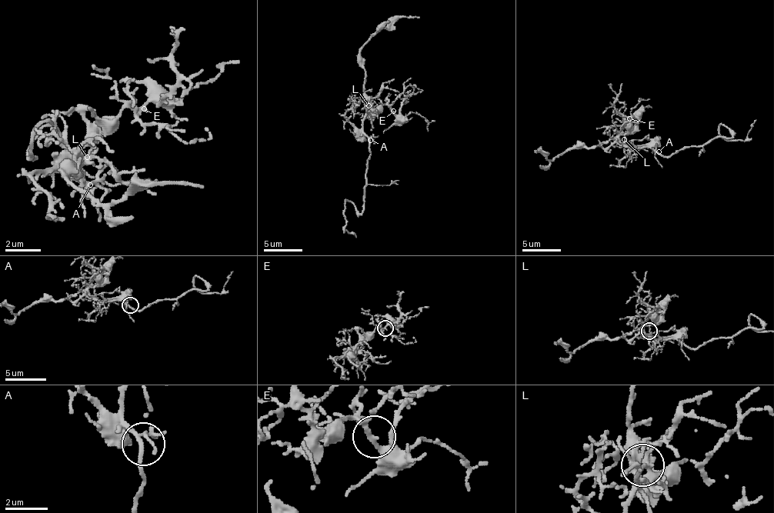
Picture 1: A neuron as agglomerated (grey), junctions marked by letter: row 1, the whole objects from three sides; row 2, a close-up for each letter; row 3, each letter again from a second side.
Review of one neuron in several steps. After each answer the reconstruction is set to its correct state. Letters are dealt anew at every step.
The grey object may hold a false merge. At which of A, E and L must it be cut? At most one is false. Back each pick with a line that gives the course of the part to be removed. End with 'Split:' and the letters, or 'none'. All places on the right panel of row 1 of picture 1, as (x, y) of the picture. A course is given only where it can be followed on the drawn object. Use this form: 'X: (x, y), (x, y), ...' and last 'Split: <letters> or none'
Split: none

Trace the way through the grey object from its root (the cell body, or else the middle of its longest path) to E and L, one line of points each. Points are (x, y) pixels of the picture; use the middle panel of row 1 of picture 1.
E: (368, 138), (362, 131), (366, 107), (378, 109), (385, 103), (393, 111)
L: (368, 138), (362, 131), (362, 118), (368, 105)

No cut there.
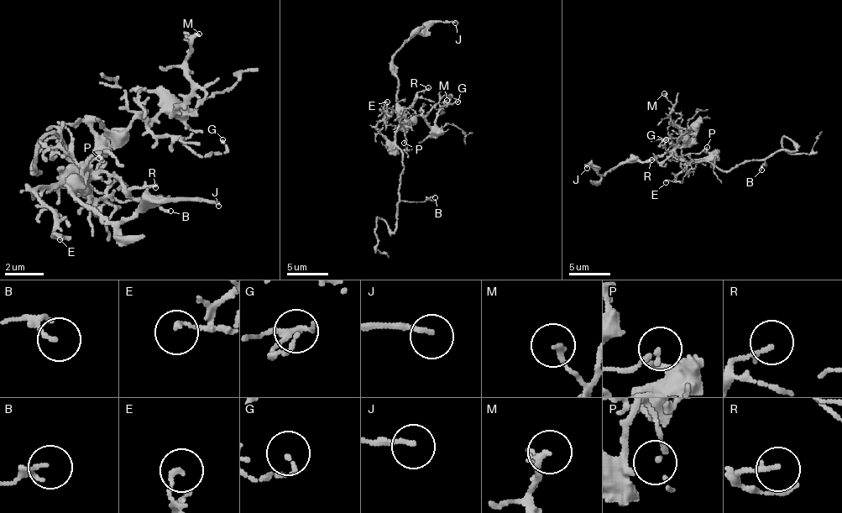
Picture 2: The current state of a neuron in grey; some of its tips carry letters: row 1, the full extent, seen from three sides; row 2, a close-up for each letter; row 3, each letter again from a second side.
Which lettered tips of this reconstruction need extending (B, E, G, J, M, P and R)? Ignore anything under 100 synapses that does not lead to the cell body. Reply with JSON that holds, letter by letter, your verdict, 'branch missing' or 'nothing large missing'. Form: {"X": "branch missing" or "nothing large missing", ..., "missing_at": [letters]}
{"B": "nothing large missing", "E": "nothing large missing", "G": "nothing large missing", "J": "nothing large missing", "M": "nothing large missing", "P": "nothing large missing", "R": "nothing large missing", "missing_at": []}

